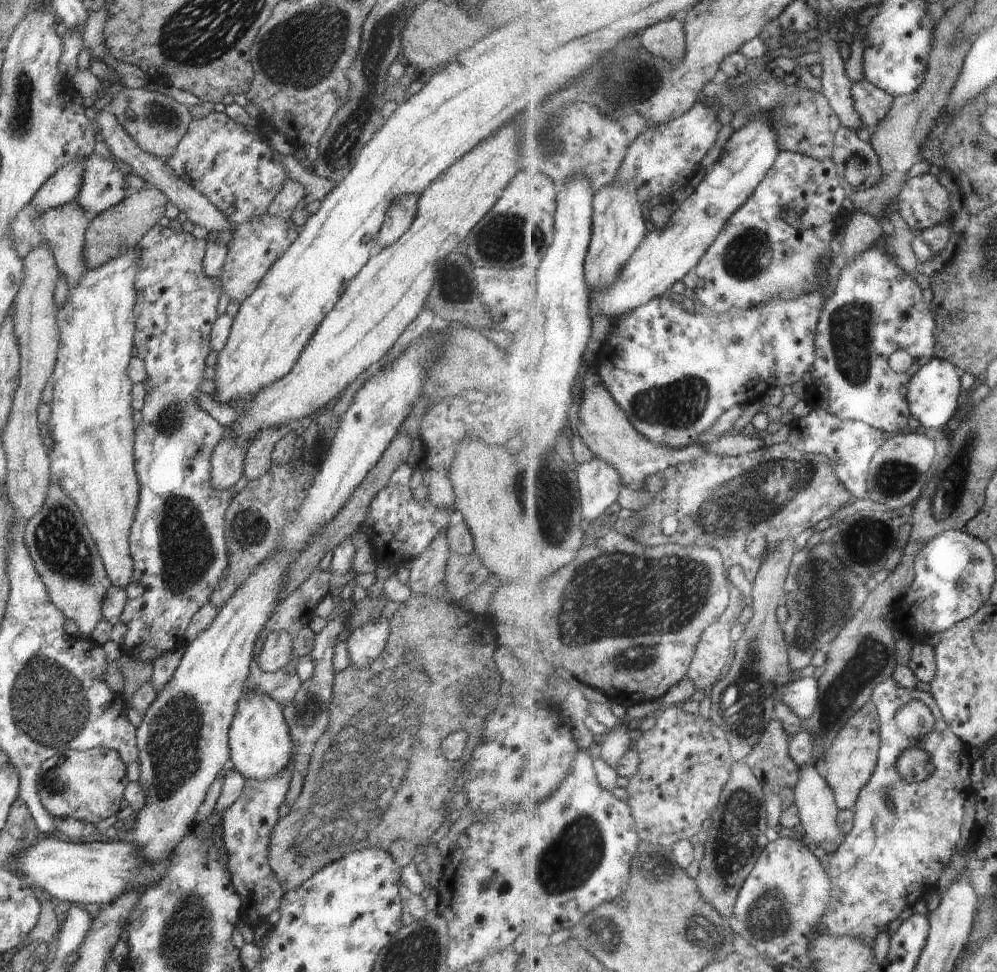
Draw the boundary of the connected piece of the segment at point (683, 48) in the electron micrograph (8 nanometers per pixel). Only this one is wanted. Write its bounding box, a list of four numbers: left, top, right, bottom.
[640,17,687,61]

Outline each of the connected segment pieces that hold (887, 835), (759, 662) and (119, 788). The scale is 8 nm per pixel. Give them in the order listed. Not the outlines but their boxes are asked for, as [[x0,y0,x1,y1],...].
[[819,677,975,946],[711,539,800,761],[36,747,128,825]]

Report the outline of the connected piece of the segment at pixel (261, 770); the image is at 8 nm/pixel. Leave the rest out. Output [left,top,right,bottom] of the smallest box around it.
[229,692,293,781]

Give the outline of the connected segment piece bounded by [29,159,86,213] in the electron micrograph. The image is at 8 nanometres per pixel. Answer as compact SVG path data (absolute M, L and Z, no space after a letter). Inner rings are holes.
M85 160L74 161L59 168L59 171L55 172L36 191L29 203L37 213L43 213L51 208L62 207L74 202L83 179L83 162Z

